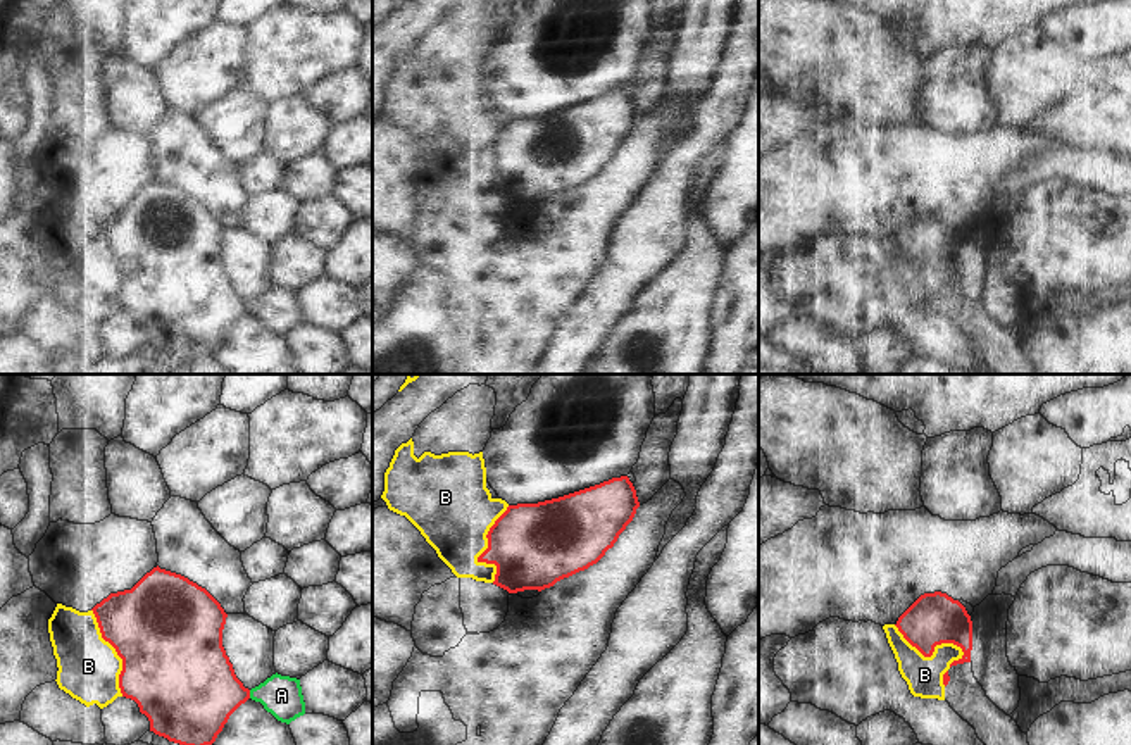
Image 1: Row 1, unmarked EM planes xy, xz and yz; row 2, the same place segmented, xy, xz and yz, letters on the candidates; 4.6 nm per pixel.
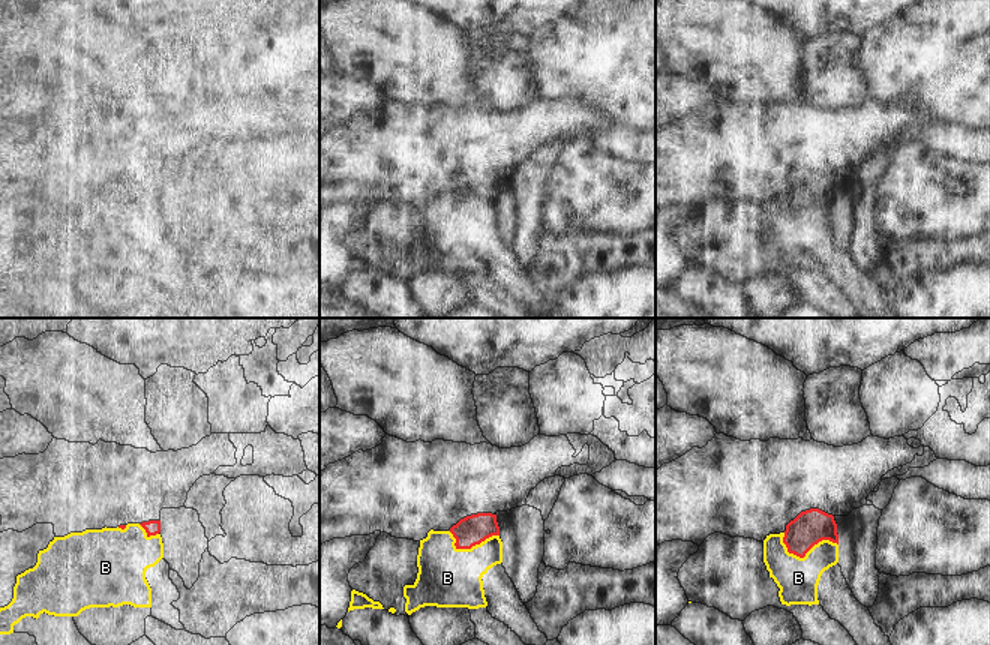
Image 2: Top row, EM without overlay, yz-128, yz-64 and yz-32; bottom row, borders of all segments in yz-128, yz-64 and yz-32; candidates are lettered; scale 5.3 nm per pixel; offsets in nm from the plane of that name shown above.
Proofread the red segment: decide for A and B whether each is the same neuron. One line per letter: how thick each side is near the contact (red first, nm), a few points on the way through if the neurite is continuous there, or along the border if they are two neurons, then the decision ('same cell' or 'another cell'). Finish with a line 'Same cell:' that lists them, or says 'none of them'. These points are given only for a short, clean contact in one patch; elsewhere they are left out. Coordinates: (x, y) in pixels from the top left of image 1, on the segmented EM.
A: 400/190 nm | along xy (249, 690), (250, 697) | another cell
B: 240/180 nm | another cell
Same cell: none of them

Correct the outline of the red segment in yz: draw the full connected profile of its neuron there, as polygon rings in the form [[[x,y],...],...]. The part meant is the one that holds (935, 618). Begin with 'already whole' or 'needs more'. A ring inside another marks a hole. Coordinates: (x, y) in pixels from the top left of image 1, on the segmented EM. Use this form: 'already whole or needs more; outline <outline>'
already whole; outline [[[934,592],[921,595],[895,624],[903,638],[924,657],[931,657],[936,645],[953,643],[964,655],[950,664],[971,662],[972,621],[965,607],[948,597]]]

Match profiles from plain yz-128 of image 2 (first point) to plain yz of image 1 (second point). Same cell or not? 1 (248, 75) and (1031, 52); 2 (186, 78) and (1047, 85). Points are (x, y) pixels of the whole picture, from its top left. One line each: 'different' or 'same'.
1: same
2: different

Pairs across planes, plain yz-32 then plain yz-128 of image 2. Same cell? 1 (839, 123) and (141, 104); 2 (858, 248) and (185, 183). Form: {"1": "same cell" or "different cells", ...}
{"1": "different cells", "2": "same cell"}

